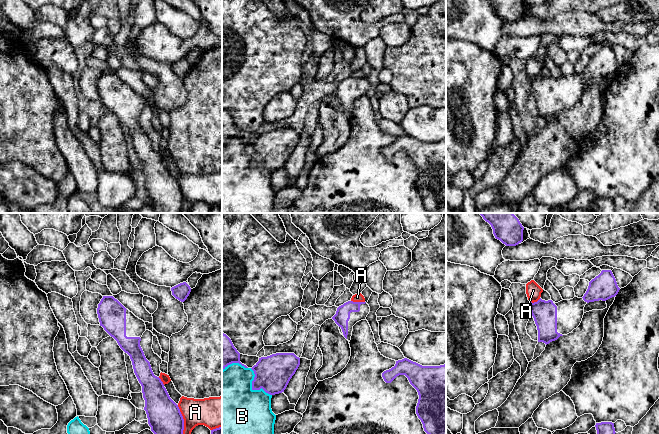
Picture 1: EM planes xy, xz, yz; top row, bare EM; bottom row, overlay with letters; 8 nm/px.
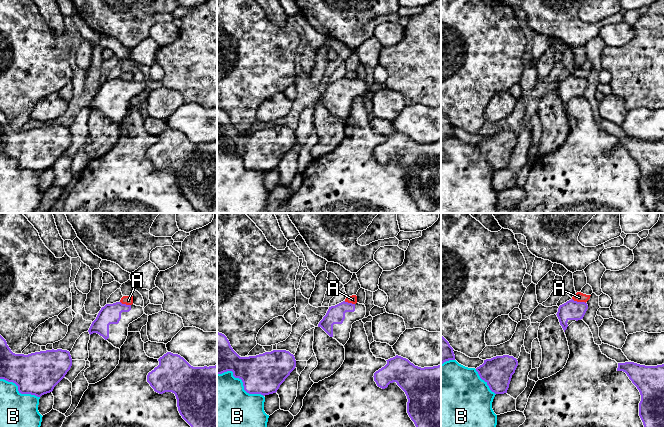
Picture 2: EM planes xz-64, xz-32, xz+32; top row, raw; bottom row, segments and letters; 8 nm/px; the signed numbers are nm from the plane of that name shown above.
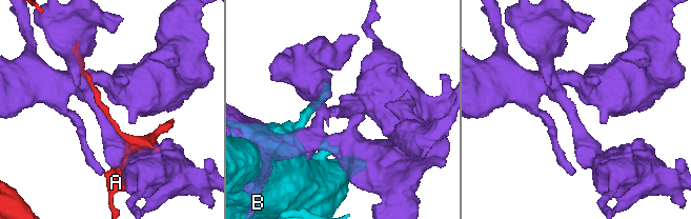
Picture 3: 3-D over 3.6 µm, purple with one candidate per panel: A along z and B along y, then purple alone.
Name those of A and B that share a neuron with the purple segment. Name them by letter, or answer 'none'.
none

